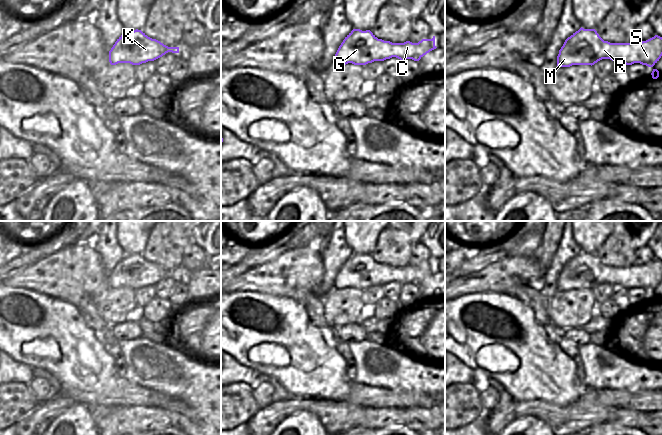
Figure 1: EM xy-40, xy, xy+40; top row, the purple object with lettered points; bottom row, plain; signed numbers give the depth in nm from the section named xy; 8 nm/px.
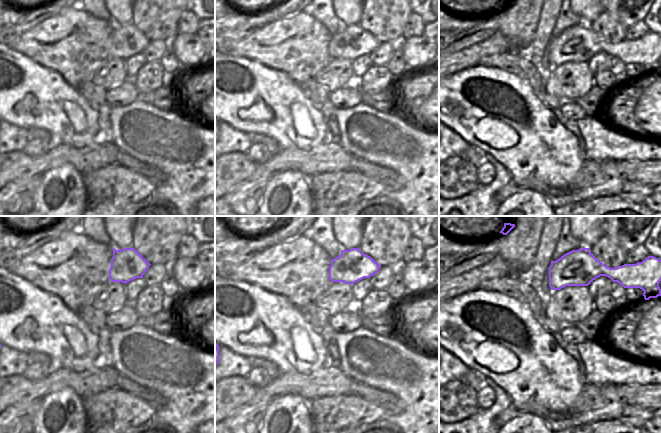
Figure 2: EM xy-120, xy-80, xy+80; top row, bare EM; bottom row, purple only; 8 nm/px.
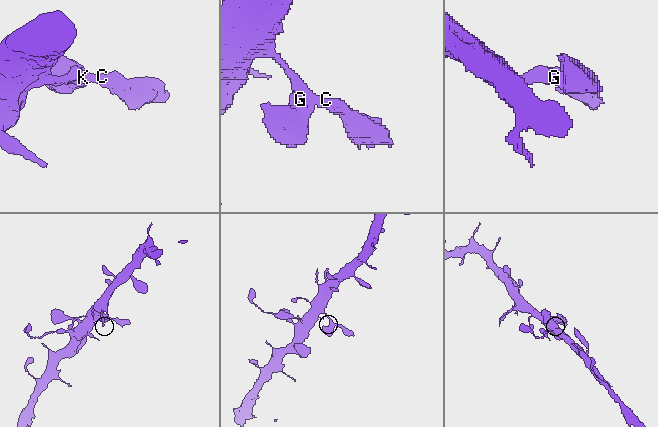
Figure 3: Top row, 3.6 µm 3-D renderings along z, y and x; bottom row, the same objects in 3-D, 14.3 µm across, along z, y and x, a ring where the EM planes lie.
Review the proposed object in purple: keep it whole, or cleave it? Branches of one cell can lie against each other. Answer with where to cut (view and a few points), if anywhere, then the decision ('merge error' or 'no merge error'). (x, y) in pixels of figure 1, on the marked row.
no cut; no merge error

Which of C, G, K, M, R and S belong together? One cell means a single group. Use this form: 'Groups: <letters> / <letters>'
Groups: C G K M R S

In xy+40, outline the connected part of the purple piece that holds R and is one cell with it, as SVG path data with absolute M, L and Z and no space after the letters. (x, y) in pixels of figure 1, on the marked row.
M581 27L565 40L557 56L557 67L592 66L602 59L653 67L661 56L662 37L658 35L640 43L610 43L604 41L595 29Z

